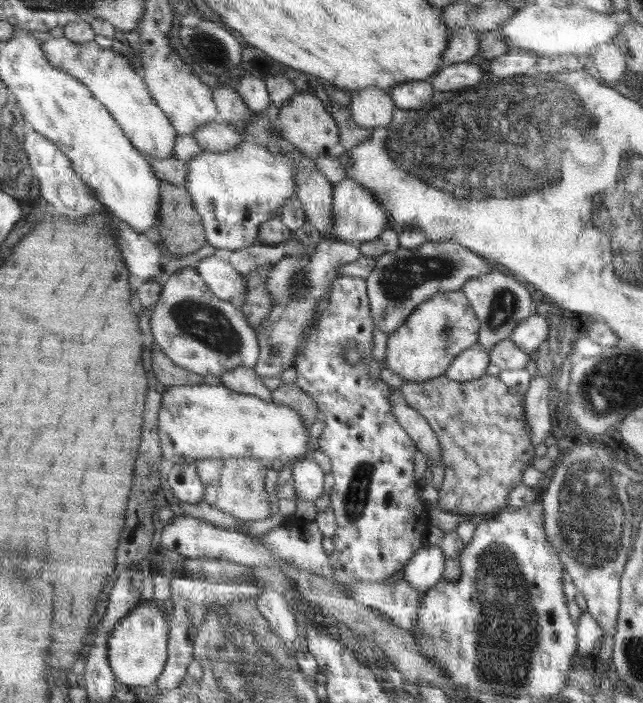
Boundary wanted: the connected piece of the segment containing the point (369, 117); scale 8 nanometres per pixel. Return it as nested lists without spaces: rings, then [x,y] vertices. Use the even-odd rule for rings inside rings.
[[[369,87],[351,92],[348,108],[358,126],[374,129],[378,126],[388,126],[392,122],[397,105],[387,92]]]

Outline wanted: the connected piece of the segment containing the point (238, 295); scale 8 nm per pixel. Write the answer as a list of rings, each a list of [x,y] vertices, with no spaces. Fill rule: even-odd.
[[[212,255],[195,263],[194,267],[208,282],[216,298],[236,309],[243,307],[248,295],[247,280],[240,276],[239,269],[232,267],[228,260]]]

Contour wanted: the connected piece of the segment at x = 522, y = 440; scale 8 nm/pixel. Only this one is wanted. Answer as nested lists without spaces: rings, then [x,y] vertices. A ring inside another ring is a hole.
[[[444,374],[425,381],[408,381],[398,389],[407,404],[426,418],[438,438],[445,469],[444,482],[438,490],[438,504],[442,510],[459,513],[463,517],[494,515],[502,511],[510,492],[518,486],[518,480],[522,484],[522,472],[533,466],[534,448],[526,434],[522,395],[512,394],[510,387],[500,382],[500,376],[487,374],[465,383],[452,380]]]

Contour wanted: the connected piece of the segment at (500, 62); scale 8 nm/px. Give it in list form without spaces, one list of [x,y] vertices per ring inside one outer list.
[[[514,48],[492,59],[490,67],[486,69],[486,74],[492,74],[496,78],[506,78],[515,74],[526,74],[534,66],[536,66],[534,51]]]

